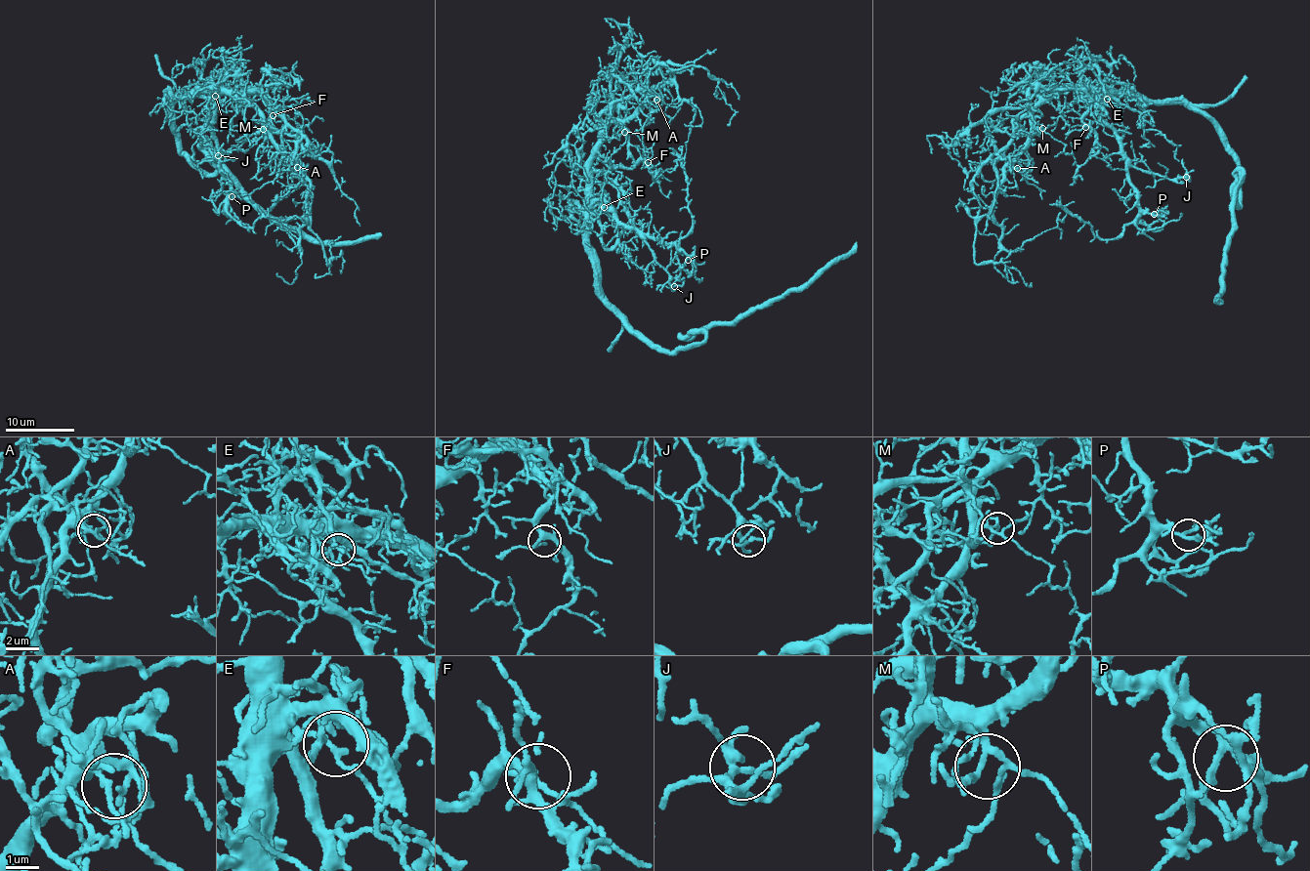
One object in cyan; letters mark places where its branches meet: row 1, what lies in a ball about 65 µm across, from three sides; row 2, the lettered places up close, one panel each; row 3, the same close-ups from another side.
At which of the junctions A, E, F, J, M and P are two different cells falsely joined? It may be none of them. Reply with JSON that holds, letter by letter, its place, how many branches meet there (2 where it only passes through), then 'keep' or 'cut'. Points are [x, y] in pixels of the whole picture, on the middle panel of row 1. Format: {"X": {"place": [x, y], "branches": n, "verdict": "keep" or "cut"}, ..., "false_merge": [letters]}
{"A": {"place": [656, 100], "branches": 2, "verdict": "keep"}, "E": {"place": [604, 207], "branches": 2, "verdict": "keep"}, "F": {"place": [648, 162], "branches": 5, "verdict": "keep"}, "J": {"place": [674, 286], "branches": 4, "verdict": "keep"}, "M": {"place": [624, 132], "branches": 5, "verdict": "keep"}, "P": {"place": [688, 260], "branches": 3, "verdict": "keep"}, "false_merge": []}

